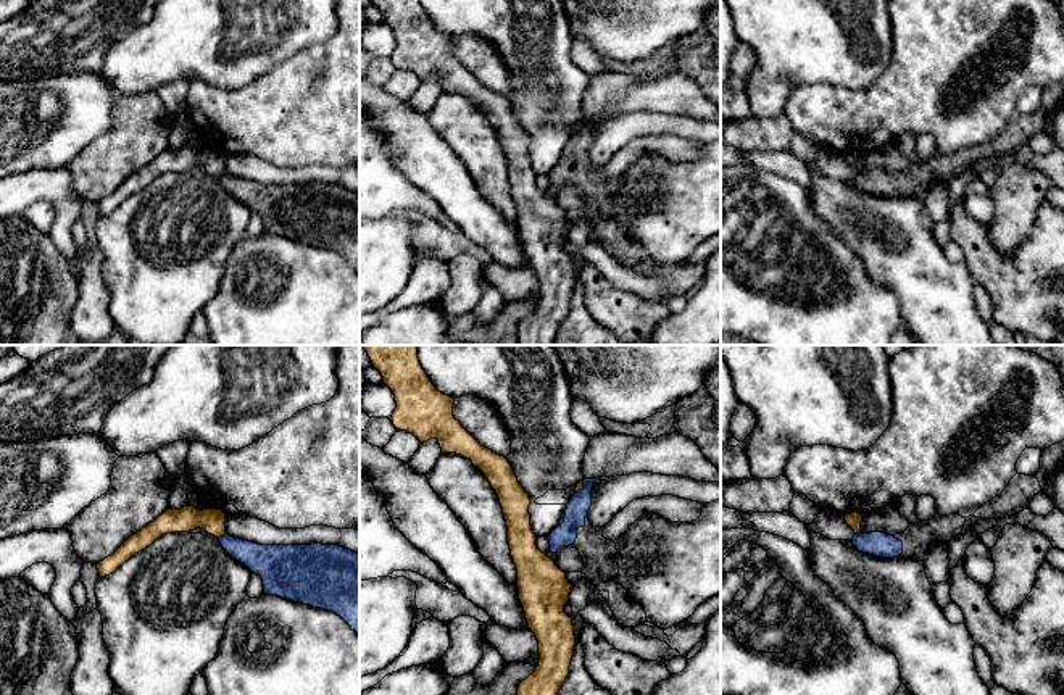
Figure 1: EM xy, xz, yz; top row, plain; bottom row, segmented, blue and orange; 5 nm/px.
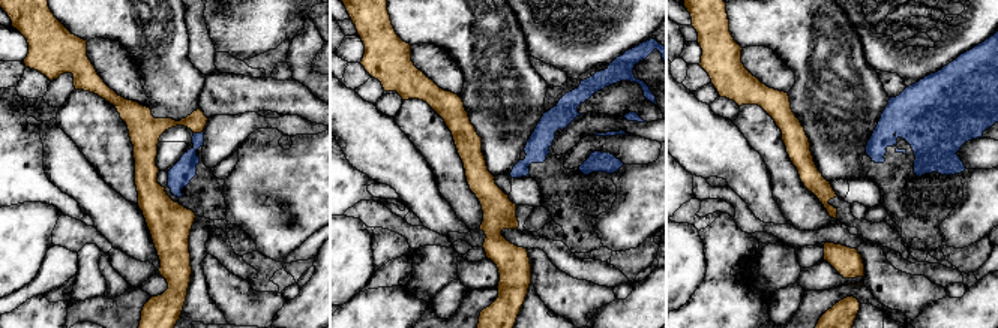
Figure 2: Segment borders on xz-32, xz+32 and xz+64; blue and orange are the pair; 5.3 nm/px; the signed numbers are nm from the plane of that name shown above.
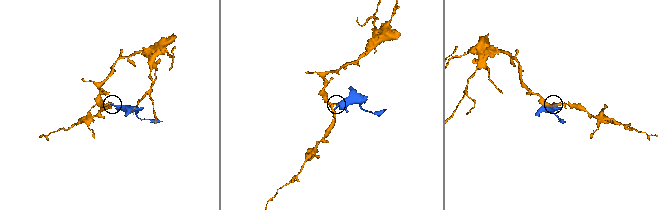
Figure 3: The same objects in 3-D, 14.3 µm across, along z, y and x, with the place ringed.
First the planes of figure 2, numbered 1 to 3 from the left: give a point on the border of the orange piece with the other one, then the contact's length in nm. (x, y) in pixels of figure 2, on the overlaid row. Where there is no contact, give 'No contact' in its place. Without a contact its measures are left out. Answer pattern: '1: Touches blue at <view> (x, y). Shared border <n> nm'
1: Touches blue at xz-32 (198, 134). Shared border 60 nm
2: No contact
3: No contact

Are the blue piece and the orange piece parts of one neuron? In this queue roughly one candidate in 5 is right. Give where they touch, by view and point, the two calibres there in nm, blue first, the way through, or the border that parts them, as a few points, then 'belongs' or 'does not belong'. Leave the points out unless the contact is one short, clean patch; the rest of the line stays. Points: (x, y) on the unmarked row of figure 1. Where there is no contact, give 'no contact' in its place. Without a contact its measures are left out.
xy (223, 174) | 160/130 nm | along xy (224, 171), (218, 176) | does not belong

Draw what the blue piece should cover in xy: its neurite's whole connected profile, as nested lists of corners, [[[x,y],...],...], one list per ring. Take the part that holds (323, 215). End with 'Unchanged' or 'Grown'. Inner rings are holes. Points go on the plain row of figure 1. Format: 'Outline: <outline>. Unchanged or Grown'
Outline: [[[224,173],[221,185],[263,218],[264,232],[340,255],[360,274],[360,194],[340,184],[258,184]]]. Unchanged

